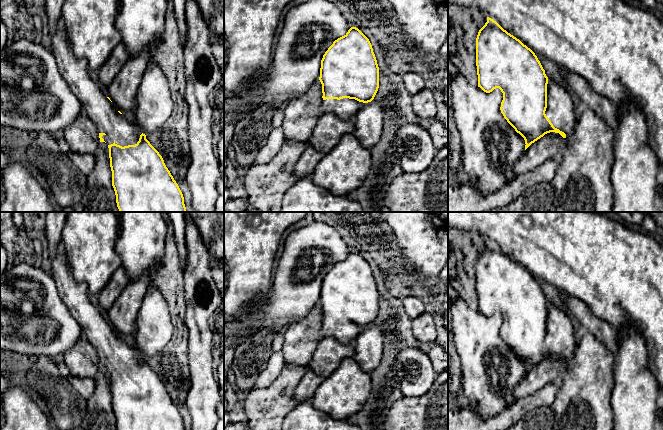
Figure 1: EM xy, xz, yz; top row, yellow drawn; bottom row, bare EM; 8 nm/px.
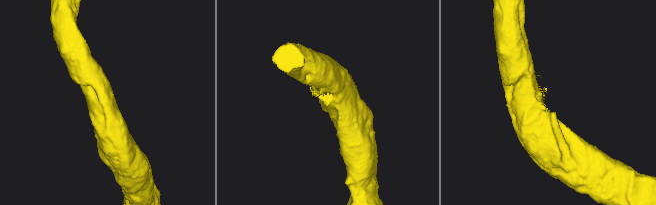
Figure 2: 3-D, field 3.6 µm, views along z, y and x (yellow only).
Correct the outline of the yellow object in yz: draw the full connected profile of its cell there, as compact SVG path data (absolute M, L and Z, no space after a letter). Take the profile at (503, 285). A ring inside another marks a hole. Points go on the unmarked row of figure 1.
M487 241L476 262L478 311L490 317L499 312L503 317L501 337L525 364L525 374L550 356L566 362L574 354L574 329L563 307L550 304L535 277L519 263Z

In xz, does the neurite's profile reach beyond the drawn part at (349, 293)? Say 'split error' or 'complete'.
split error

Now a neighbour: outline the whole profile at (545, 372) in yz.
M574 355L563 362L559 357L550 356L532 367L520 380L514 389L514 399L508 404L511 406L516 400L527 397L543 388L559 376L559 368L564 366L565 372L574 364Z

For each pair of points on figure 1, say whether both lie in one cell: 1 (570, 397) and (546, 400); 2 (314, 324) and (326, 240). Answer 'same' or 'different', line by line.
1: different
2: different

